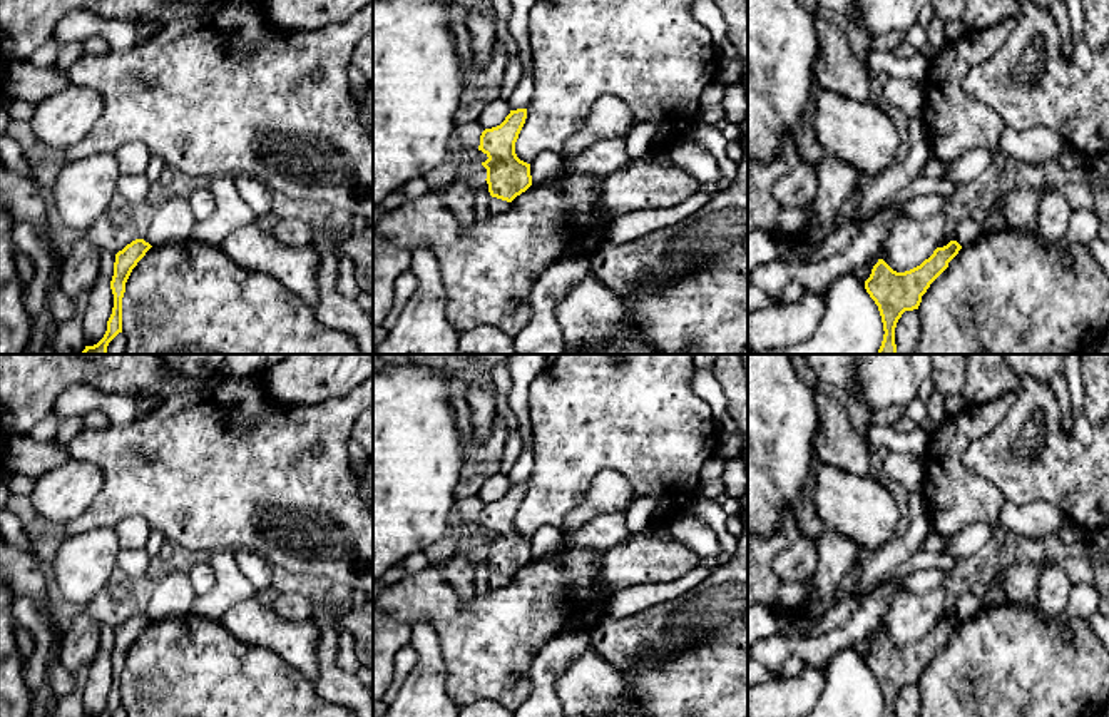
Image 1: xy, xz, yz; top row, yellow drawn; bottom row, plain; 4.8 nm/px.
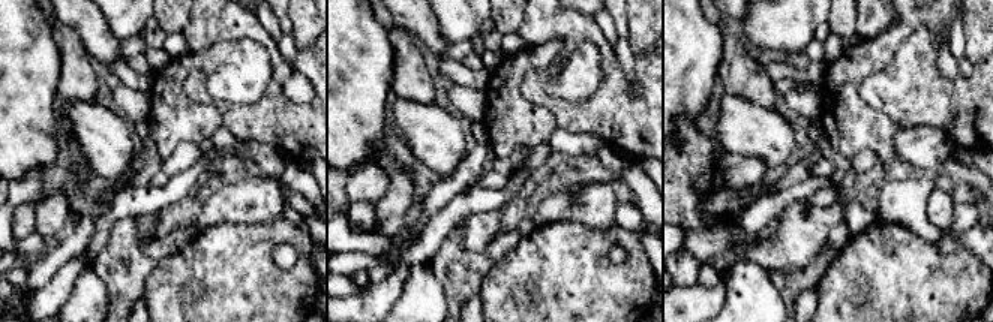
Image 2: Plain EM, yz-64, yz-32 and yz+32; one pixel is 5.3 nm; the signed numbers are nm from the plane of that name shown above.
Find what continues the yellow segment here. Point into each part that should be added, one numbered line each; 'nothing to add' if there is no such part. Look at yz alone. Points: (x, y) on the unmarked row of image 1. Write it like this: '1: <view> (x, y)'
nothing to add

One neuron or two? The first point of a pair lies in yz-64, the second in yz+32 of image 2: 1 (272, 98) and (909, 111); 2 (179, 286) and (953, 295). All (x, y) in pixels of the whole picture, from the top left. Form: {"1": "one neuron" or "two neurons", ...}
{"1": "one neuron", "2": "one neuron"}

